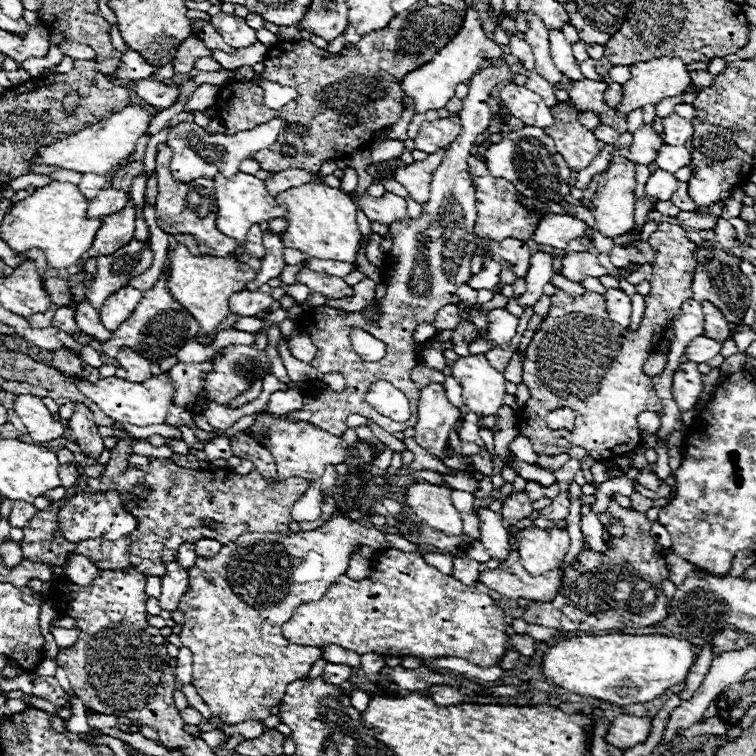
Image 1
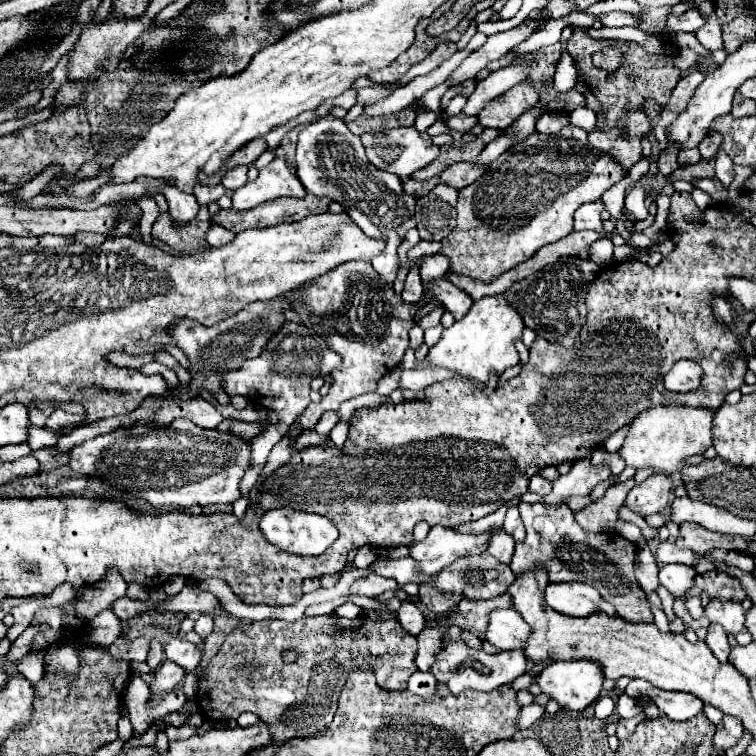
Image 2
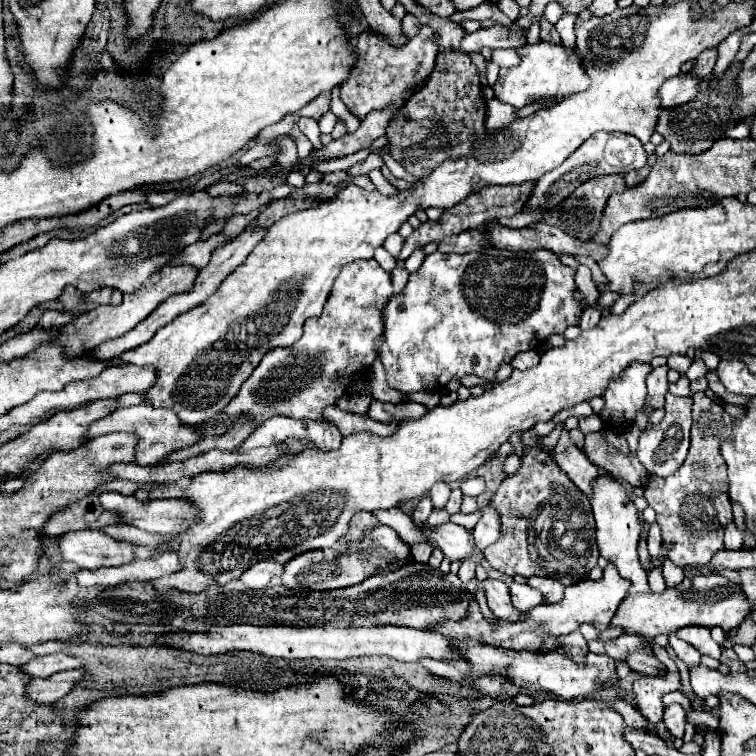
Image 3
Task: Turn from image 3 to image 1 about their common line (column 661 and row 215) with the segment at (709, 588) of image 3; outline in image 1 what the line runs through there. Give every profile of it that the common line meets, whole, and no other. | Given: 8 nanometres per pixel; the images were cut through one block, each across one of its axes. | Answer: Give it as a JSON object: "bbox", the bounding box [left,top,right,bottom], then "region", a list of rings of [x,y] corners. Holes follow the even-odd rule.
{"bbox":[582,158,636,238],"region":[[[614,158],[608,166],[608,170],[600,176],[596,176],[586,188],[584,188],[584,198],[582,206],[590,208],[600,232],[606,238],[620,236],[628,230],[634,228],[634,170],[636,164],[626,160],[626,158]]]}

